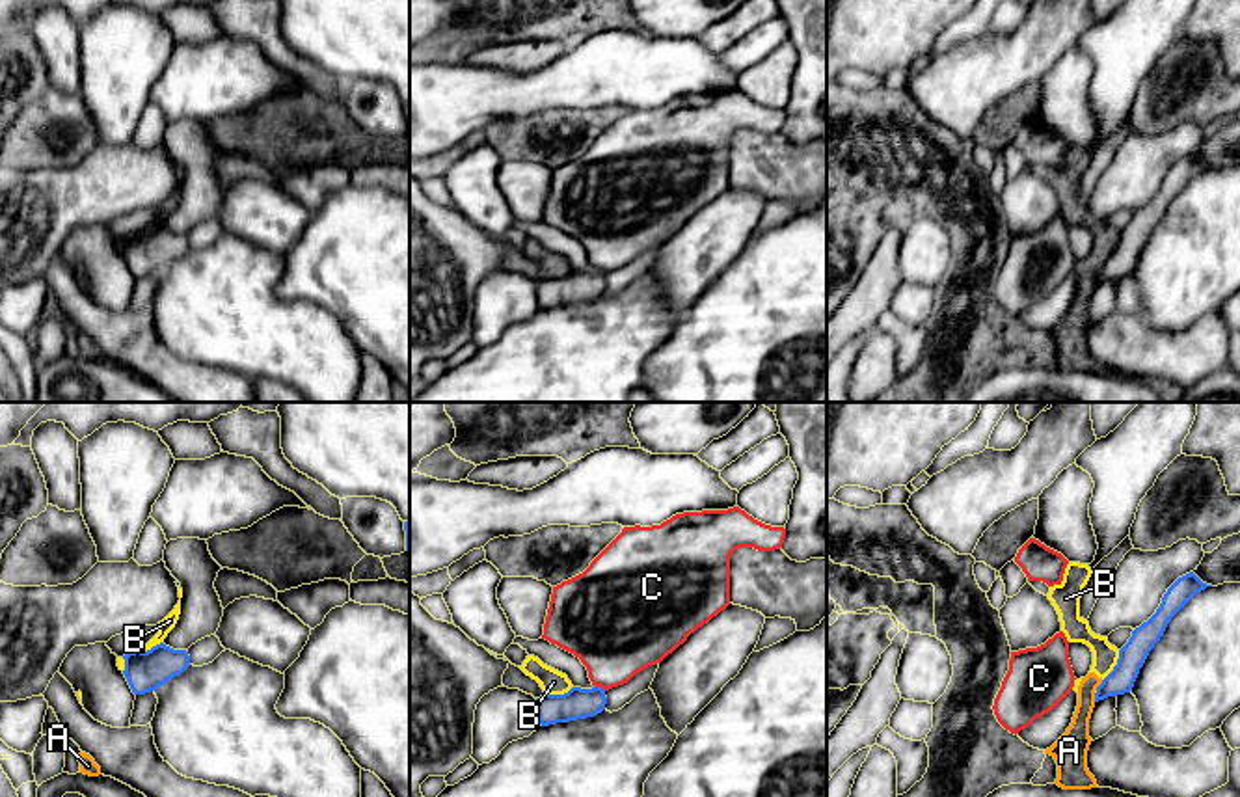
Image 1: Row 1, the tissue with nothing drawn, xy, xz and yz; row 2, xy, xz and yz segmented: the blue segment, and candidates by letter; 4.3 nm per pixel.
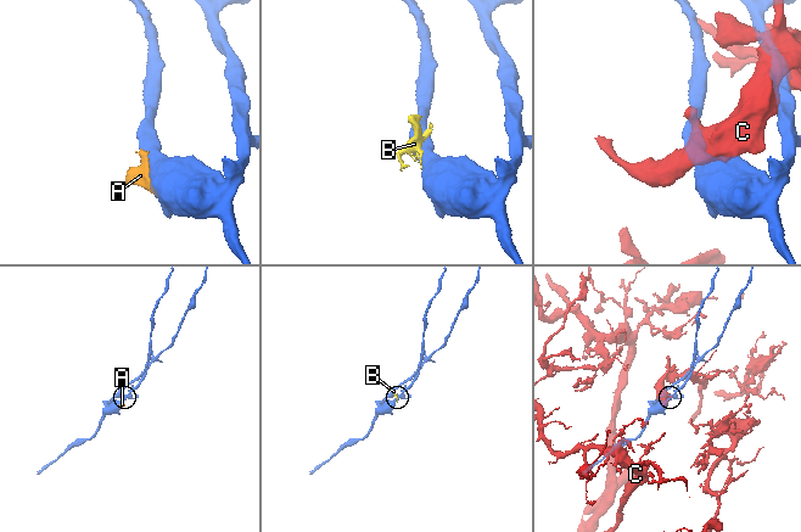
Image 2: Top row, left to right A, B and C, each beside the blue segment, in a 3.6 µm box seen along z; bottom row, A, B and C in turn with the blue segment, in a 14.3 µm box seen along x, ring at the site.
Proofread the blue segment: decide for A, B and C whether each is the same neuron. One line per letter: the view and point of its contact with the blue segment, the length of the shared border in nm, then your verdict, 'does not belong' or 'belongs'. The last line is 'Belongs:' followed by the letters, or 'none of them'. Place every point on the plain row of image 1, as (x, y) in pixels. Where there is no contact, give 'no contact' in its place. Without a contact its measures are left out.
A: yz (1099, 269) | 60 nm | does not belong
B: yz (1116, 248) | 150 nm | does not belong
C: xz (600, 270) | 60 nm | does not belong
Belongs: none of them

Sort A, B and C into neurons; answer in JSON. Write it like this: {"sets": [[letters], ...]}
{"sets": [["A", "B"], ["C"]]}

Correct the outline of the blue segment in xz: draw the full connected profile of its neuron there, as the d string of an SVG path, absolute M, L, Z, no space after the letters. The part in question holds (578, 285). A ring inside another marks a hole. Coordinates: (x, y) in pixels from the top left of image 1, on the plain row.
M572 270L564 277L542 277L536 281L536 300L542 309L586 302L605 292L605 272Z

